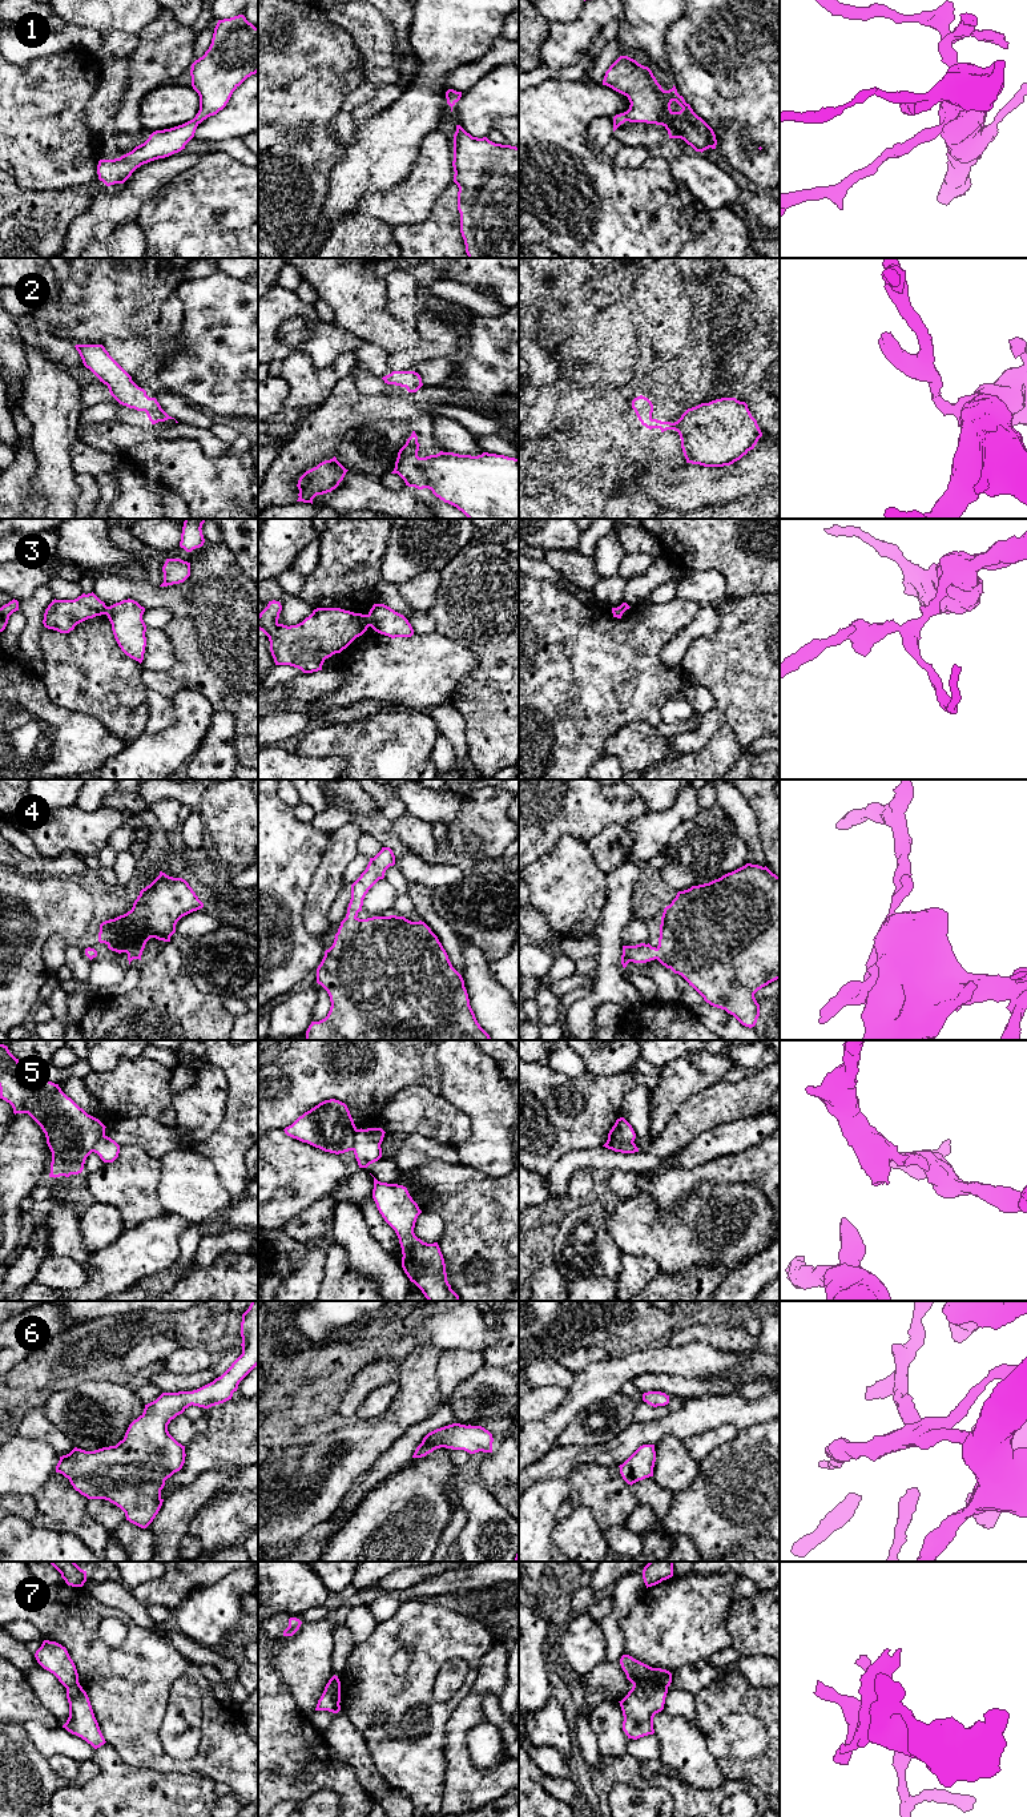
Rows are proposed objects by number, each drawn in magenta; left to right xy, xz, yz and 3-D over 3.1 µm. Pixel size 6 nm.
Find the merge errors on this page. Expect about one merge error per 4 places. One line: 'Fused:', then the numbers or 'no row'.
Fused: 3, 5, 7

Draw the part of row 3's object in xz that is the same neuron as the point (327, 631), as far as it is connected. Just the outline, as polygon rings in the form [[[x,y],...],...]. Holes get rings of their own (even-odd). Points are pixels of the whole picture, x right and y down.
[[[269,601],[258,615],[258,629],[270,641],[275,665],[290,665],[303,673],[322,670],[326,658],[346,649],[370,627],[367,615],[341,608],[317,608],[297,625],[278,623],[282,605]]]

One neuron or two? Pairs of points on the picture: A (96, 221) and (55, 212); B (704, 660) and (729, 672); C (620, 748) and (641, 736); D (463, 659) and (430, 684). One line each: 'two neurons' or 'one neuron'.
A: two neurons
B: one neuron
C: one neuron
D: one neuron

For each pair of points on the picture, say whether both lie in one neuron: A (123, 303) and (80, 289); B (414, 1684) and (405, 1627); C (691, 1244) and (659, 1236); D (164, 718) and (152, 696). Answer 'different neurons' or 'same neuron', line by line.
A: same neuron
B: same neuron
C: same neuron
D: same neuron

